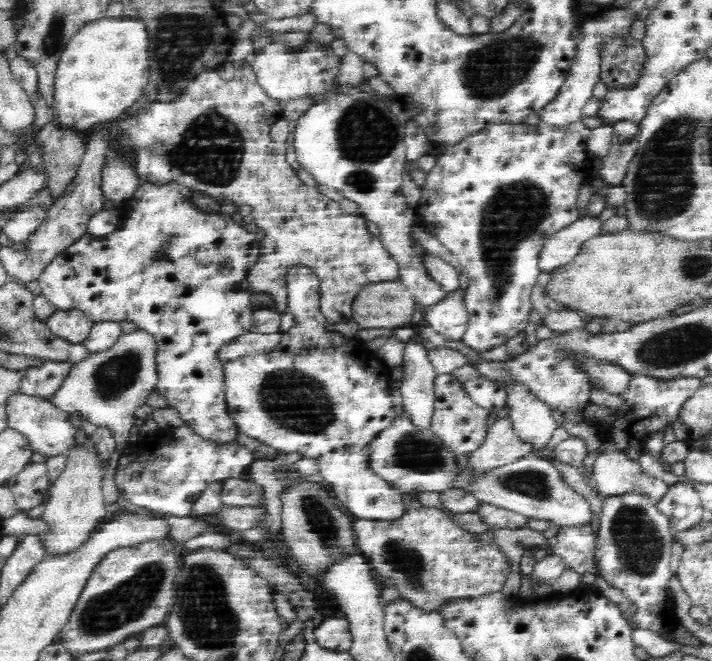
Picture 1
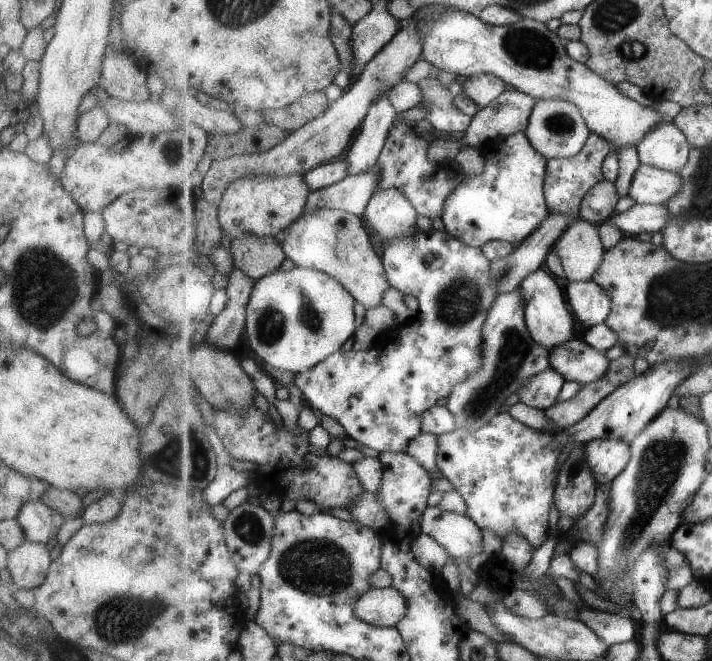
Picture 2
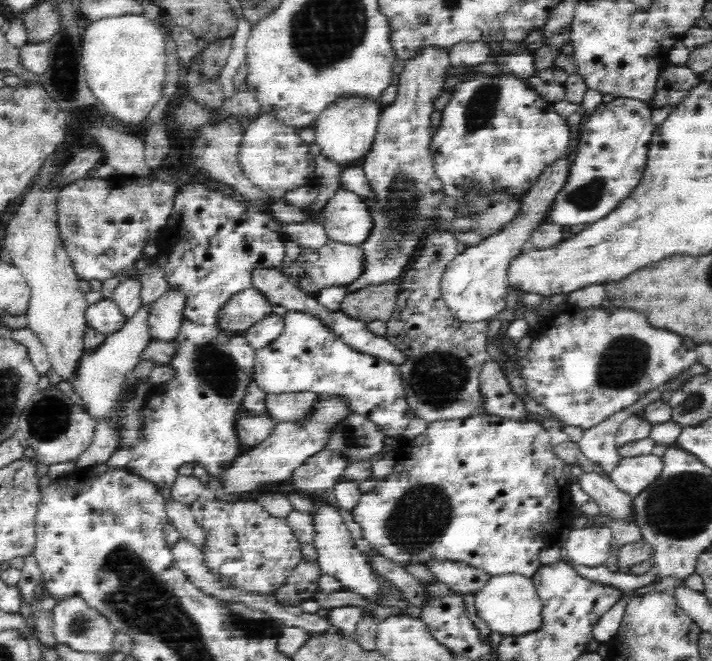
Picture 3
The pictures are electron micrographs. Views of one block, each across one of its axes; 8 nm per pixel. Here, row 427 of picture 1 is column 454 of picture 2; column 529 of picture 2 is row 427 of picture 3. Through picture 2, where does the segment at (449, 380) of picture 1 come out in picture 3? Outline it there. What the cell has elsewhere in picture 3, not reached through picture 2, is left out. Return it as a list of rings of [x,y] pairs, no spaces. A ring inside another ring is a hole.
[[[473,415],[468,418],[434,421],[428,423],[422,434],[405,442],[396,454],[396,462],[391,474],[377,481],[377,485],[370,492],[361,496],[360,502],[351,510],[351,516],[362,528],[363,538],[372,545],[372,551],[393,560],[396,564],[424,565],[428,558],[435,558],[436,560],[465,562],[491,577],[502,574],[521,574],[531,578],[543,565],[539,561],[542,548],[557,546],[561,532],[566,528],[570,529],[574,503],[569,495],[567,468],[567,464],[552,451],[548,431],[534,421],[515,421],[495,415]]]

